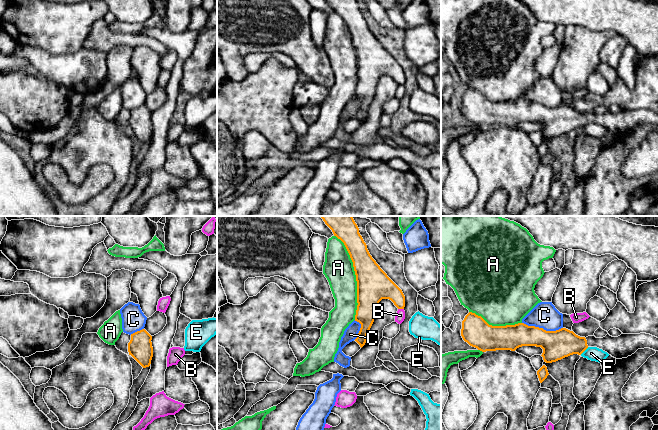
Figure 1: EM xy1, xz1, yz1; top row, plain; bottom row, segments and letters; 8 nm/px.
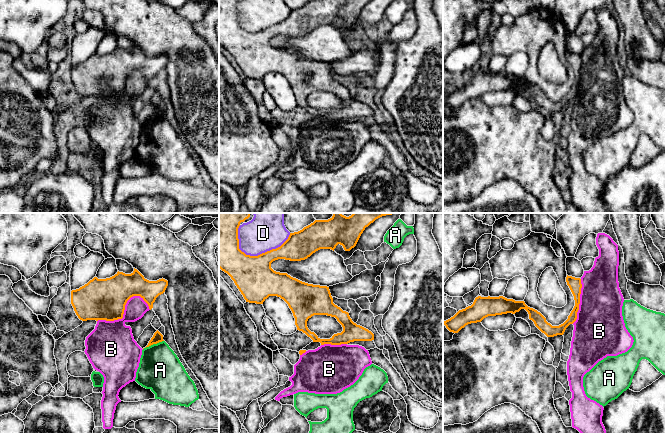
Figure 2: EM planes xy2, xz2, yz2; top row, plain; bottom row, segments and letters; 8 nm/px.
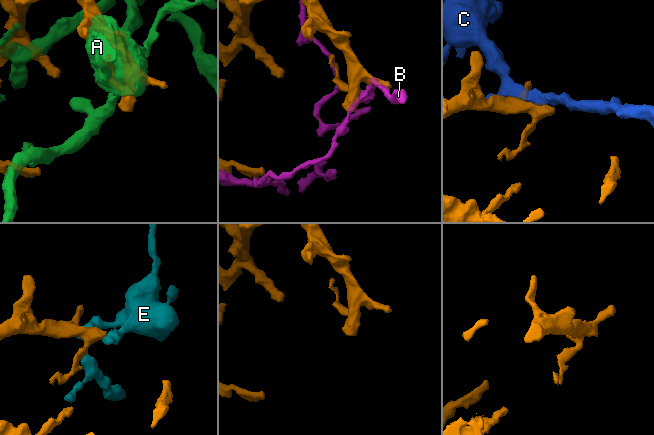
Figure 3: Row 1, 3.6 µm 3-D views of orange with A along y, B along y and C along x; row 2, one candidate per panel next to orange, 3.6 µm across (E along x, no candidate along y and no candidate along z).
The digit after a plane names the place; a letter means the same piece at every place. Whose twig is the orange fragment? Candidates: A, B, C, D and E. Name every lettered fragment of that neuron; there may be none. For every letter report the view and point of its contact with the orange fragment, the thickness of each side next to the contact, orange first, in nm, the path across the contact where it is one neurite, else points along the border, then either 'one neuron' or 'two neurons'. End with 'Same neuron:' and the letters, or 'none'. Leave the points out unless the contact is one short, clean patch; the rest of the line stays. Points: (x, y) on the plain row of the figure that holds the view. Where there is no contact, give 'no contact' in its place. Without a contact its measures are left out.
A: meets orange in xz1 at (356, 53); 260 nm thick on the orange side, 240 nm on the other; two neurons
B: meets orange in xy2 at (124, 85); 340 nm thick on the orange side, 280 nm on the other; two neurons
C: meets orange in yz1 at (542, 104); 240 nm thick on the orange side, 220 nm on the other; two neurons
D: meets orange in xz2 at (265, 28); 320 nm thick on the orange side, 260 nm on the other; two neurons
E: meets orange in yz1 at (584, 126); 240 nm thick on the orange side, 110 nm on the other; two neurons
Same neuron: none

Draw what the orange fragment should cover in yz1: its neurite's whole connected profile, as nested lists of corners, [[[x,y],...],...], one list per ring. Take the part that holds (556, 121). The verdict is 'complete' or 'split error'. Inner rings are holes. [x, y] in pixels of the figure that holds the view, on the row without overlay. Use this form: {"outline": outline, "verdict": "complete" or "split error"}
{"outline": [[[469,88],[462,97],[461,112],[470,122],[482,128],[515,127],[522,122],[541,123],[541,132],[546,139],[556,138],[573,130],[581,131],[588,123],[602,125],[616,135],[627,134],[638,125],[650,124],[658,127],[658,114],[646,109],[622,109],[618,113],[607,110],[603,114],[585,114],[566,104],[546,107],[524,99],[492,102],[472,88]]], "verdict": "split error"}

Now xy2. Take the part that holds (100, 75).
{"outline": [[[134,44],[131,50],[117,48],[106,55],[94,53],[79,65],[71,67],[71,80],[78,94],[114,97],[123,94],[125,81],[133,72],[140,72],[151,86],[156,74],[163,70],[168,57],[149,57]]], "verdict": "complete"}

